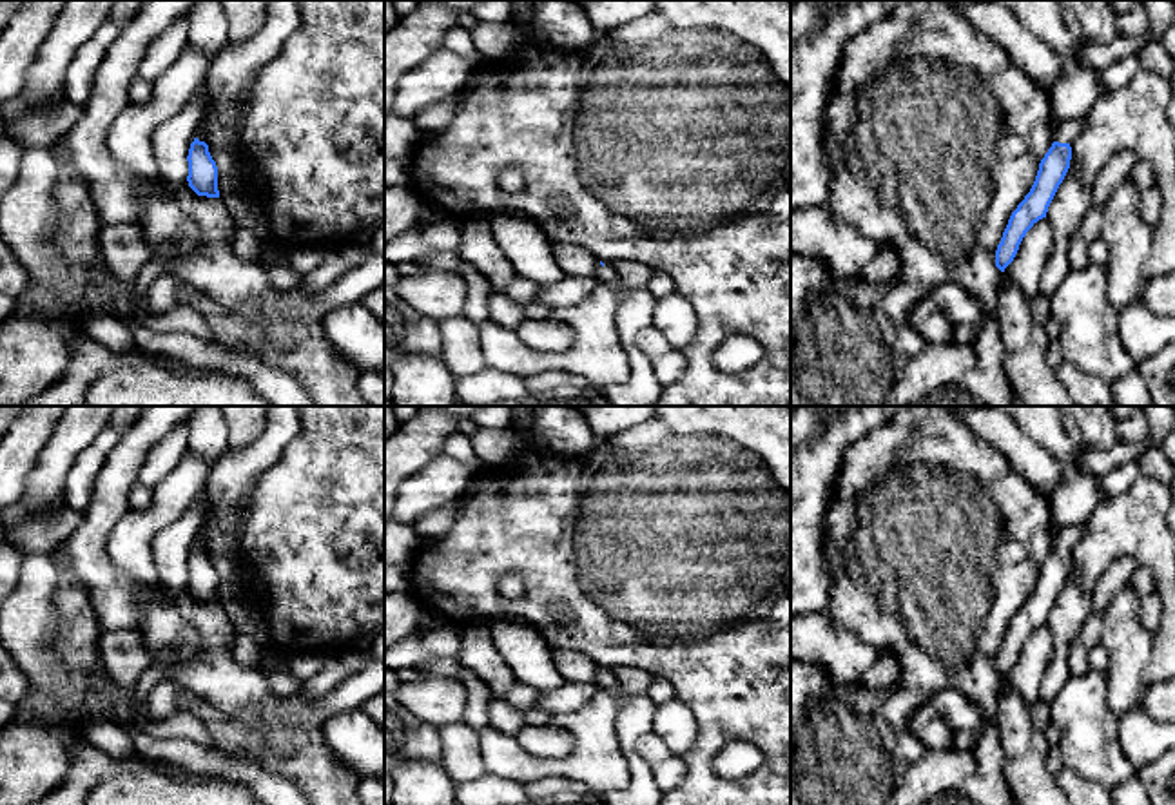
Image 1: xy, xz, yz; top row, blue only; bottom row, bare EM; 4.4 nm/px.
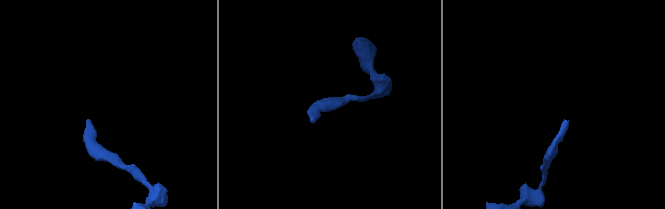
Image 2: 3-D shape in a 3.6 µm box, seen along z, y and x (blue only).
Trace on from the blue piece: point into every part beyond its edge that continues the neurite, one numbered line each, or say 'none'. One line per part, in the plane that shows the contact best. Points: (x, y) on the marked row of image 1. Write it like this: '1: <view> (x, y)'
1: yz (1068, 131)

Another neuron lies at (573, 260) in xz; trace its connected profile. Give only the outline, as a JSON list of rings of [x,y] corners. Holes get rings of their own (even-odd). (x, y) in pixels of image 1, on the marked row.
[[[551,241],[551,250],[566,276],[597,277],[602,270],[600,259],[584,247]]]

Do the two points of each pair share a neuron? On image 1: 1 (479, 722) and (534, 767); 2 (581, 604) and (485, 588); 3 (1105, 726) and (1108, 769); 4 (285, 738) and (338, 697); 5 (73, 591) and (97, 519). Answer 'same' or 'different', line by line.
1: different
2: same
3: same
4: same
5: different

